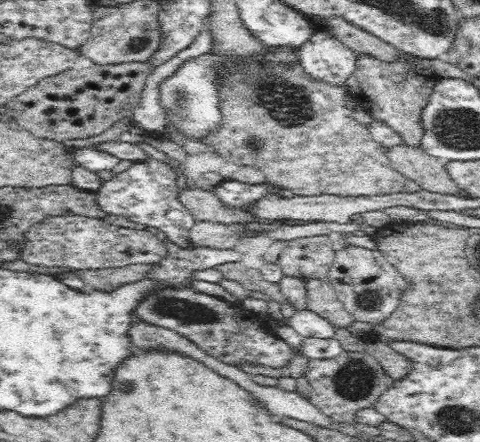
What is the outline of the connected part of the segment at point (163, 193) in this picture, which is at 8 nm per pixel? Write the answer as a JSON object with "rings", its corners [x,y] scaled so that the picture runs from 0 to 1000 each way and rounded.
{"rings":[[[325,360],[308,362],[308,367],[279,369],[269,382],[246,391],[238,403],[219,412],[217,423],[198,437],[202,439],[206,462],[210,462],[210,471],[221,482],[258,486],[271,498],[288,502],[288,507],[304,507],[304,511],[333,518],[338,525],[346,525],[360,548],[377,552],[377,557],[392,557],[394,520],[406,498],[367,455],[367,439],[375,430],[367,419],[367,394],[363,398],[350,398],[350,394],[358,394],[358,385],[346,371],[333,371]]]}

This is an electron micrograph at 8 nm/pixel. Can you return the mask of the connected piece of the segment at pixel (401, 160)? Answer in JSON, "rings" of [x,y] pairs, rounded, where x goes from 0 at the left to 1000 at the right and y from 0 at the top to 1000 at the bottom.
{"rings":[[[833,321],[798,344],[823,389],[867,412],[877,428],[913,439],[954,439],[954,423],[927,385],[931,364],[892,353],[873,330]]]}

